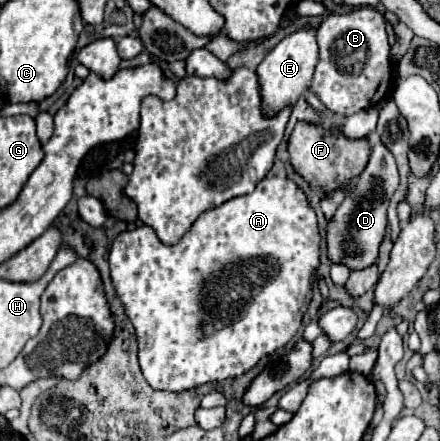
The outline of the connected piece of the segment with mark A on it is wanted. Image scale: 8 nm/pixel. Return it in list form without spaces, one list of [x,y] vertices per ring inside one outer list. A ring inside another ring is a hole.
[[[272,176],[272,178],[264,178],[258,182],[256,190],[252,194],[246,196],[238,196],[232,198],[216,208],[206,210],[194,224],[192,228],[182,236],[180,242],[166,246],[160,242],[160,238],[156,236],[154,228],[150,226],[140,226],[134,230],[126,230],[122,232],[110,248],[110,274],[112,274],[112,282],[118,290],[118,296],[122,298],[124,306],[126,306],[126,314],[130,318],[130,322],[134,322],[136,334],[138,334],[138,358],[140,358],[140,368],[142,374],[146,378],[146,382],[156,388],[156,390],[166,390],[166,392],[184,392],[184,390],[192,390],[198,388],[202,384],[210,384],[210,382],[222,382],[228,378],[240,378],[242,374],[246,374],[250,368],[254,368],[264,356],[272,354],[274,350],[286,346],[292,336],[298,332],[300,324],[302,324],[302,310],[304,304],[310,300],[312,294],[312,284],[316,280],[316,270],[320,266],[320,230],[318,230],[318,220],[316,220],[316,212],[312,210],[306,194],[298,188],[296,182],[292,182],[290,178],[280,178],[280,176]],[[230,268],[234,268],[234,318],[230,318],[230,322],[214,322],[214,318],[210,318],[210,314],[206,314],[206,306],[202,306],[202,290],[206,290],[206,282],[214,282],[214,278],[220,278],[222,274],[226,274]]]

